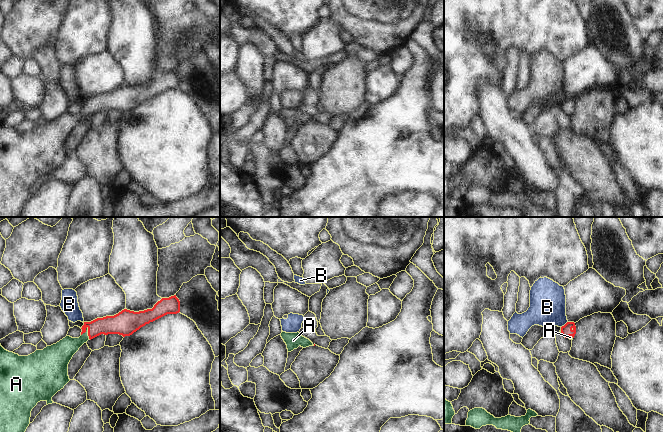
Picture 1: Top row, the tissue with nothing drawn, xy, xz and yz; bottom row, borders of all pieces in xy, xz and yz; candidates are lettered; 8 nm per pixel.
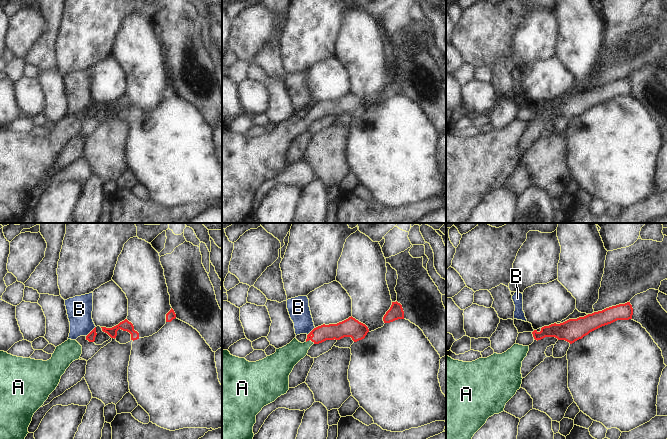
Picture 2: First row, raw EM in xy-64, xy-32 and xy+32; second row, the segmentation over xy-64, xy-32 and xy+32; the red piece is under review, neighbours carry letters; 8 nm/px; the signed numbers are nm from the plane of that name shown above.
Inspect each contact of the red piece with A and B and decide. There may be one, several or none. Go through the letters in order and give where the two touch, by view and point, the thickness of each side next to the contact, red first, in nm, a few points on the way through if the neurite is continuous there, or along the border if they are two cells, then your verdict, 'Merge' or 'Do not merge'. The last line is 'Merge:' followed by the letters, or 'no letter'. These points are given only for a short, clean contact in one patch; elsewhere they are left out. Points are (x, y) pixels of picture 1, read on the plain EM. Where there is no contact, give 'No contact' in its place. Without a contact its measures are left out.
A: Touches red at xy (88, 108). Thickness 160 nm (red) against 160 nm. Path across: xy (118, 100), (100, 101), (88, 108), (78, 118), (63, 126). Merge
B: Touches red at yz (565, 100). Thickness 90 nm (red) against 280 nm. Boundary: yz (567, 97), (561, 103). Do not merge
Merge: A.

